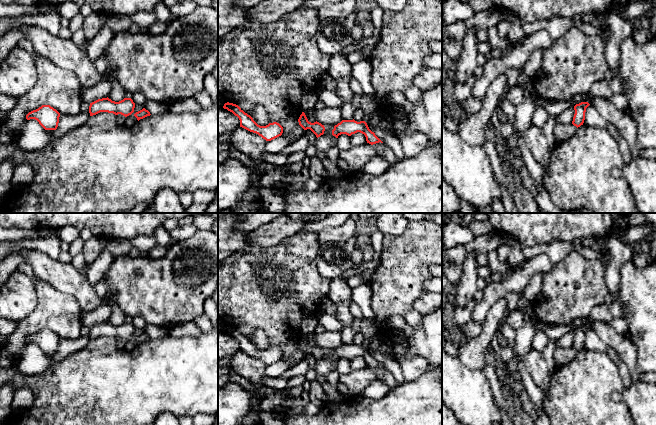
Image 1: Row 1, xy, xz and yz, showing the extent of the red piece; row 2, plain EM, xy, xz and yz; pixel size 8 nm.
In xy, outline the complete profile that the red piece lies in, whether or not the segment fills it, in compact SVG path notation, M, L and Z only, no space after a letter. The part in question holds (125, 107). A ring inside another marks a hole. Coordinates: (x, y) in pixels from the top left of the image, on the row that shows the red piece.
M107 97L90 103L89 113L90 116L93 116L100 112L108 112L115 115L121 114L127 117L134 112L134 108L135 103L131 98L124 98L119 102L115 102Z

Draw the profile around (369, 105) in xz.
M363 95L361 98L361 108L363 112L364 121L369 123L373 114L379 109L380 105L372 95Z

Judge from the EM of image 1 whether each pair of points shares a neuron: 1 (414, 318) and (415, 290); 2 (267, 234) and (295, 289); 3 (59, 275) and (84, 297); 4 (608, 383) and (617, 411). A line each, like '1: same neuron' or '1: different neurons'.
1: different neurons
2: different neurons
3: same neuron
4: same neuron

